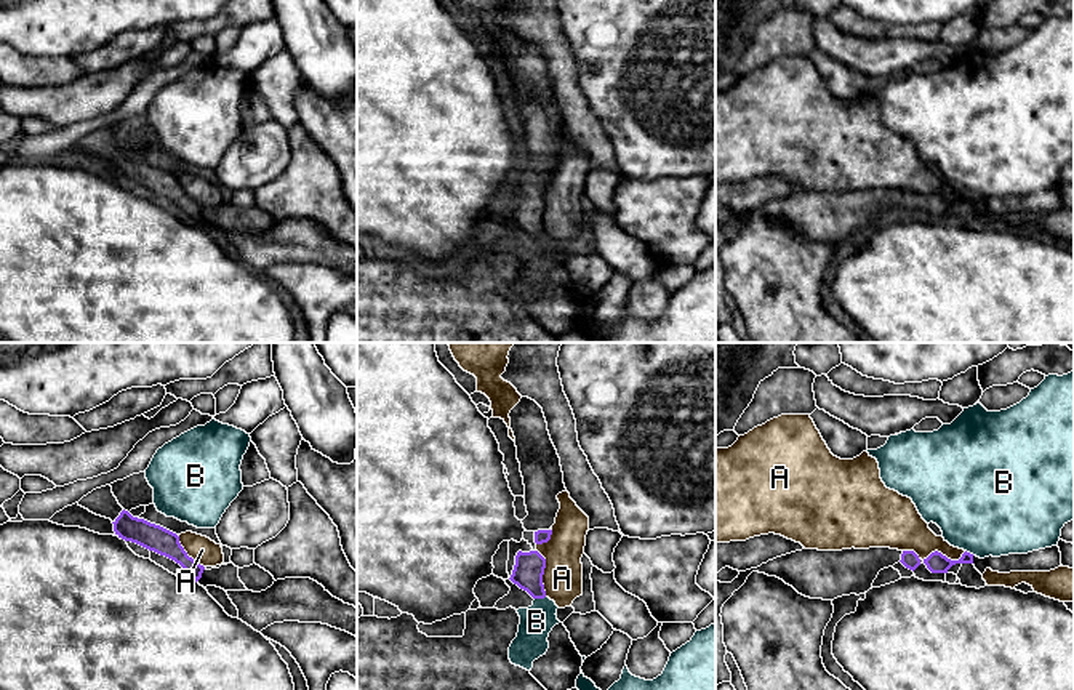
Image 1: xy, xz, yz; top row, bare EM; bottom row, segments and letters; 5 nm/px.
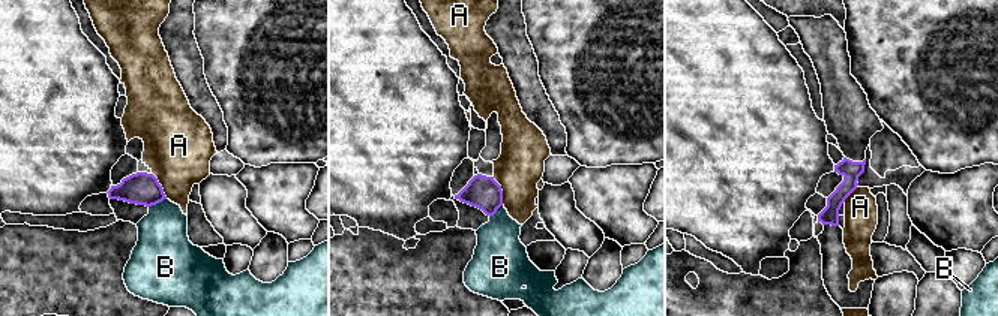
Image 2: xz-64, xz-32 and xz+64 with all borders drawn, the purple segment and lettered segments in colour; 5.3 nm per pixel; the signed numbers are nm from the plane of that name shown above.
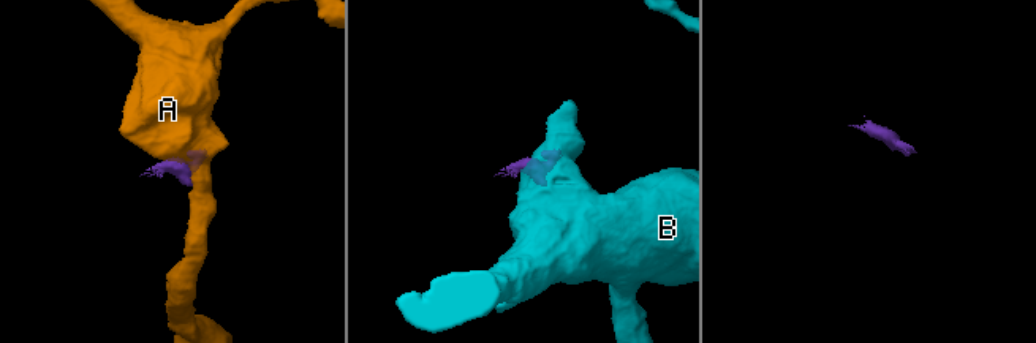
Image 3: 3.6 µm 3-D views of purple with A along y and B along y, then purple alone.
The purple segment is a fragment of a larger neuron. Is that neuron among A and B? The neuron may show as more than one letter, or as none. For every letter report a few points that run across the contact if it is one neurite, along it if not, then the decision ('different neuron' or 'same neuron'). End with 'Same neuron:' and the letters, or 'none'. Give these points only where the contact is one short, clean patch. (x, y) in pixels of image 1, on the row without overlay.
A: xz (536, 191), (545, 200), (543, 231), (546, 237) | different neuron
B: xz (545, 237), (535, 240) | different neuron
Same neuron: none

